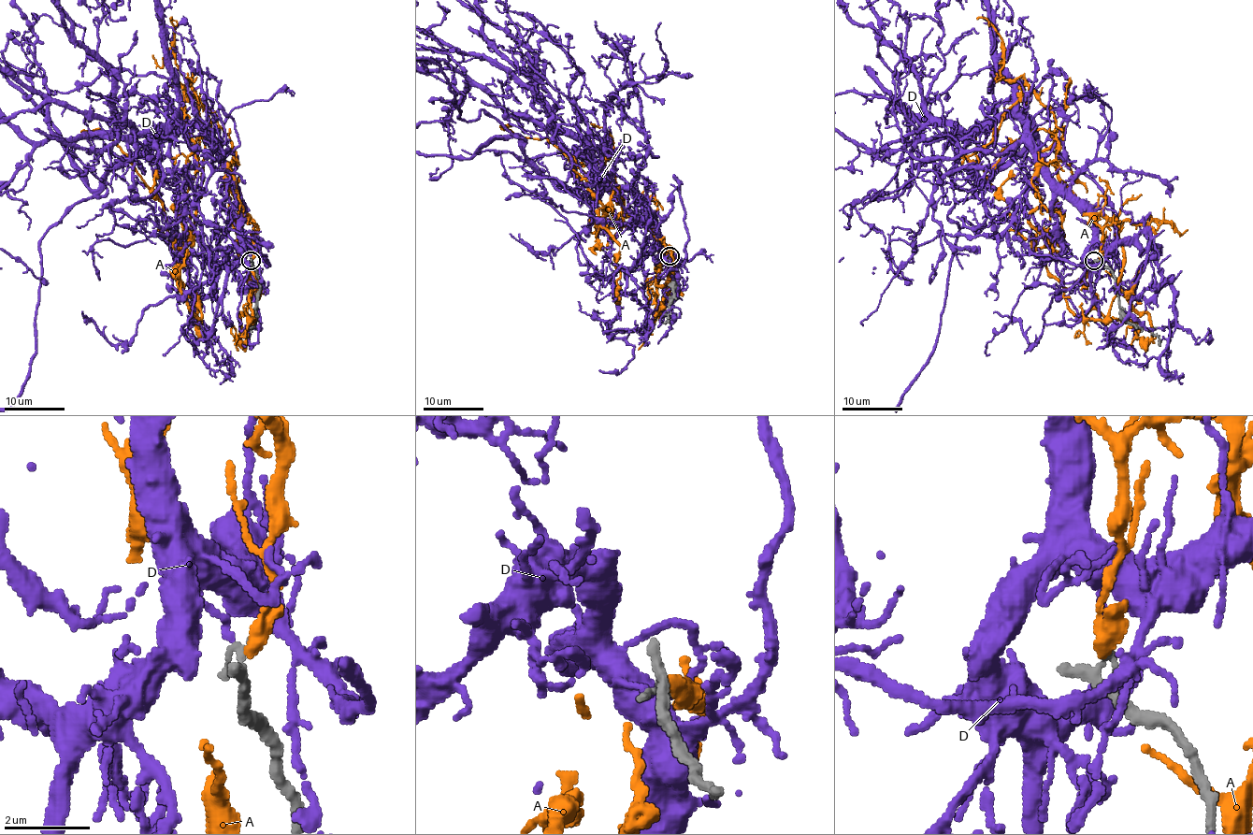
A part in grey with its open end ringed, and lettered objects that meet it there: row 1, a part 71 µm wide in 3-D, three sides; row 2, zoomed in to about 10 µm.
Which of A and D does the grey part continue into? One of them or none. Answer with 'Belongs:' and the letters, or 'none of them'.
Belongs: none of them

